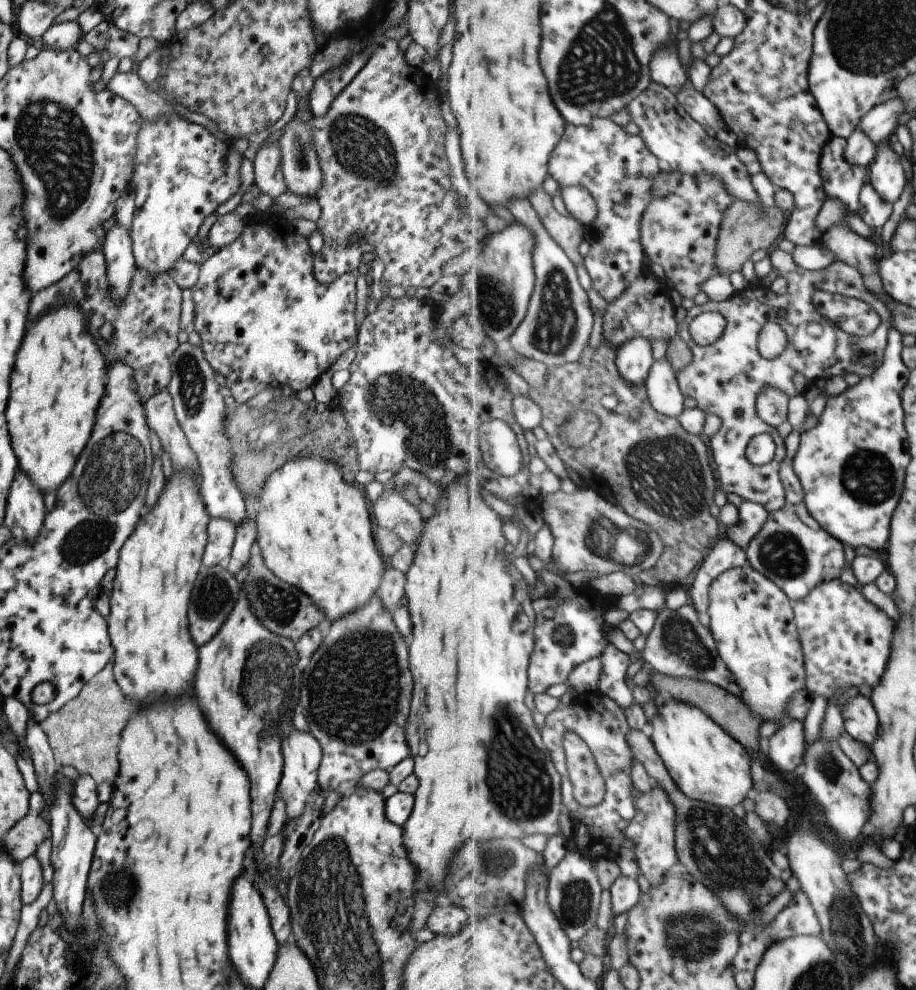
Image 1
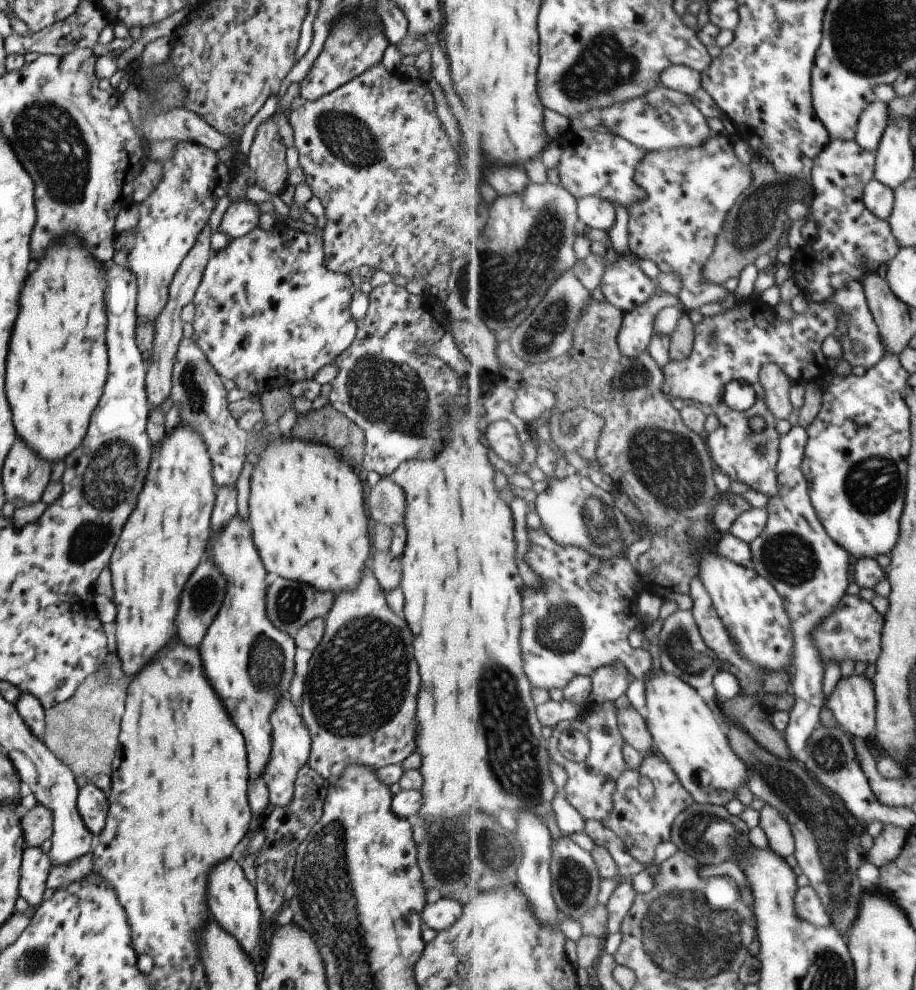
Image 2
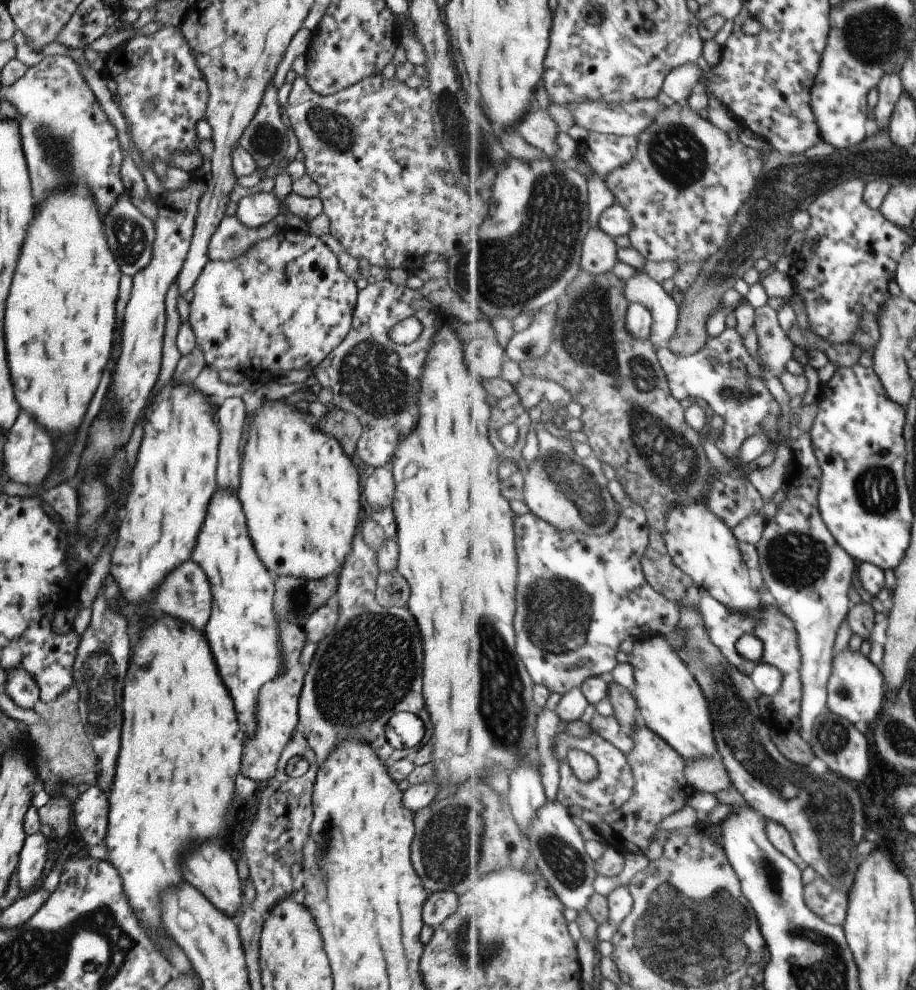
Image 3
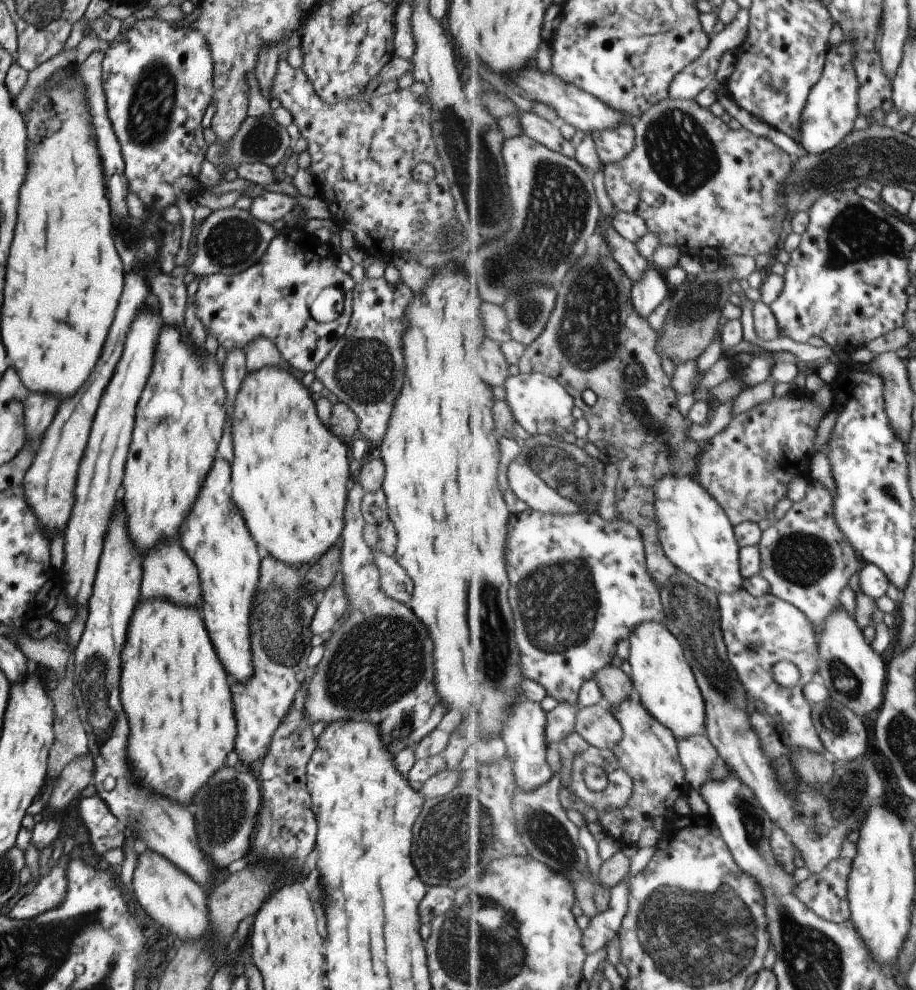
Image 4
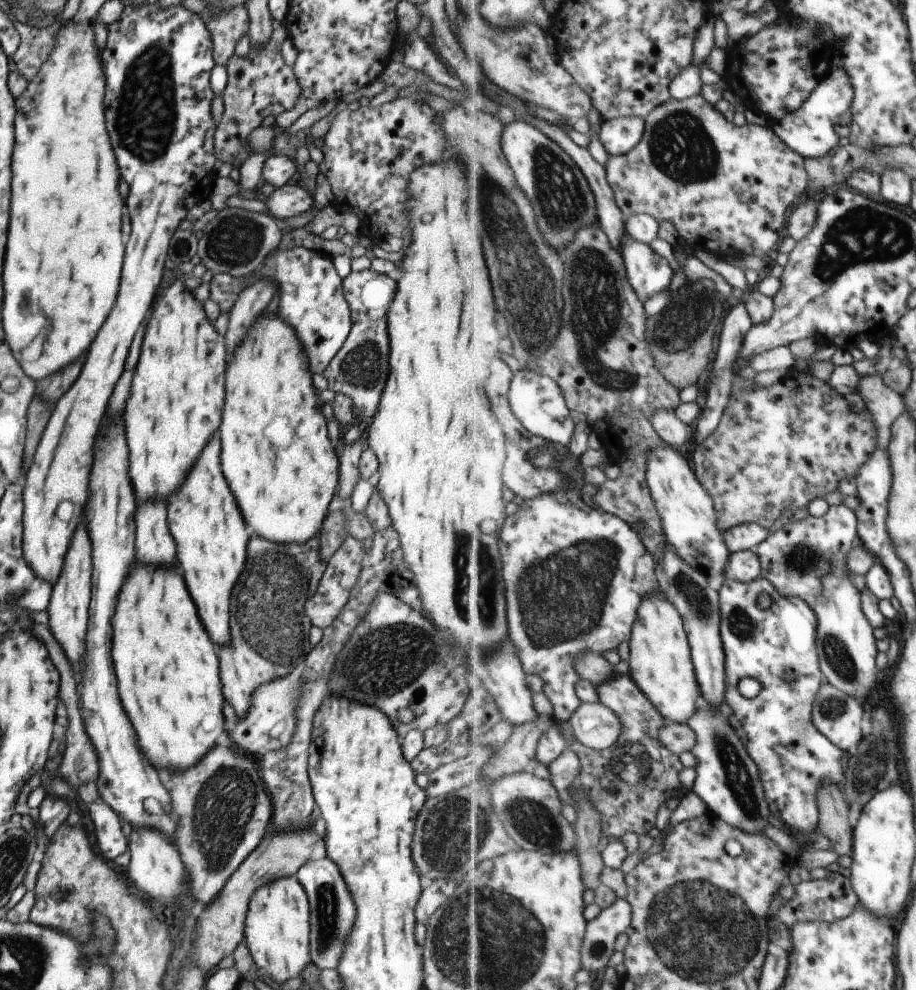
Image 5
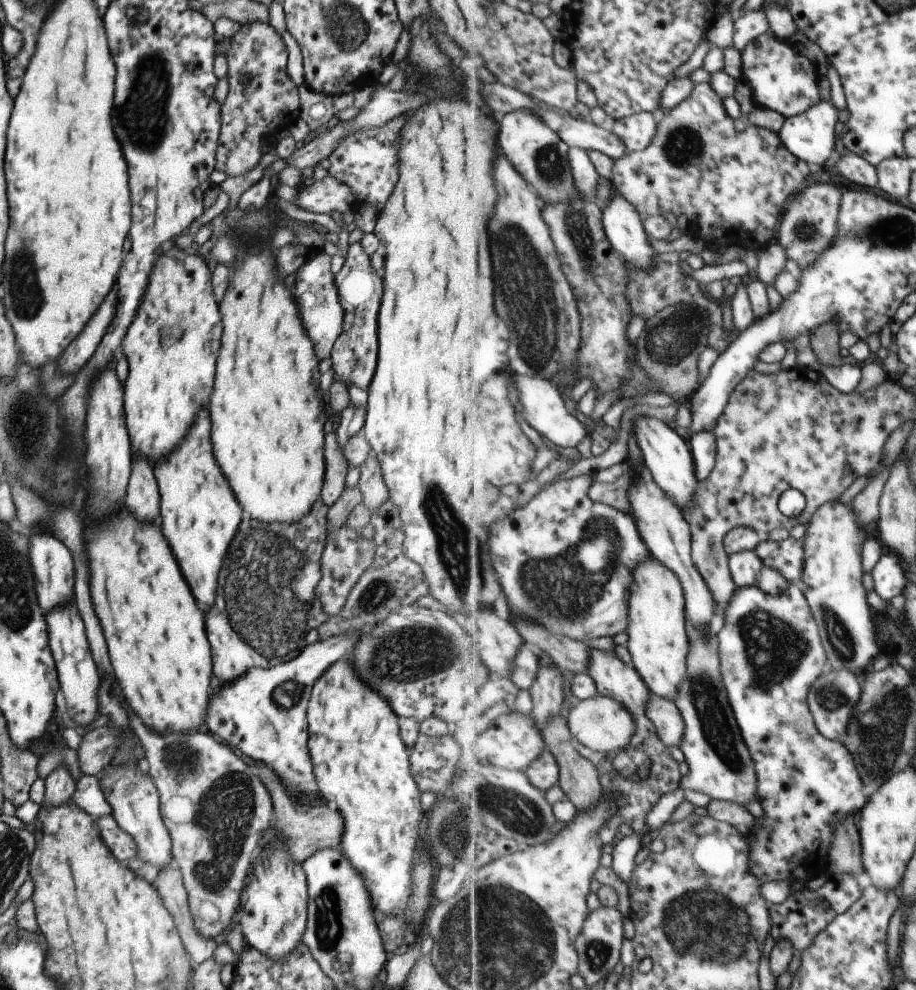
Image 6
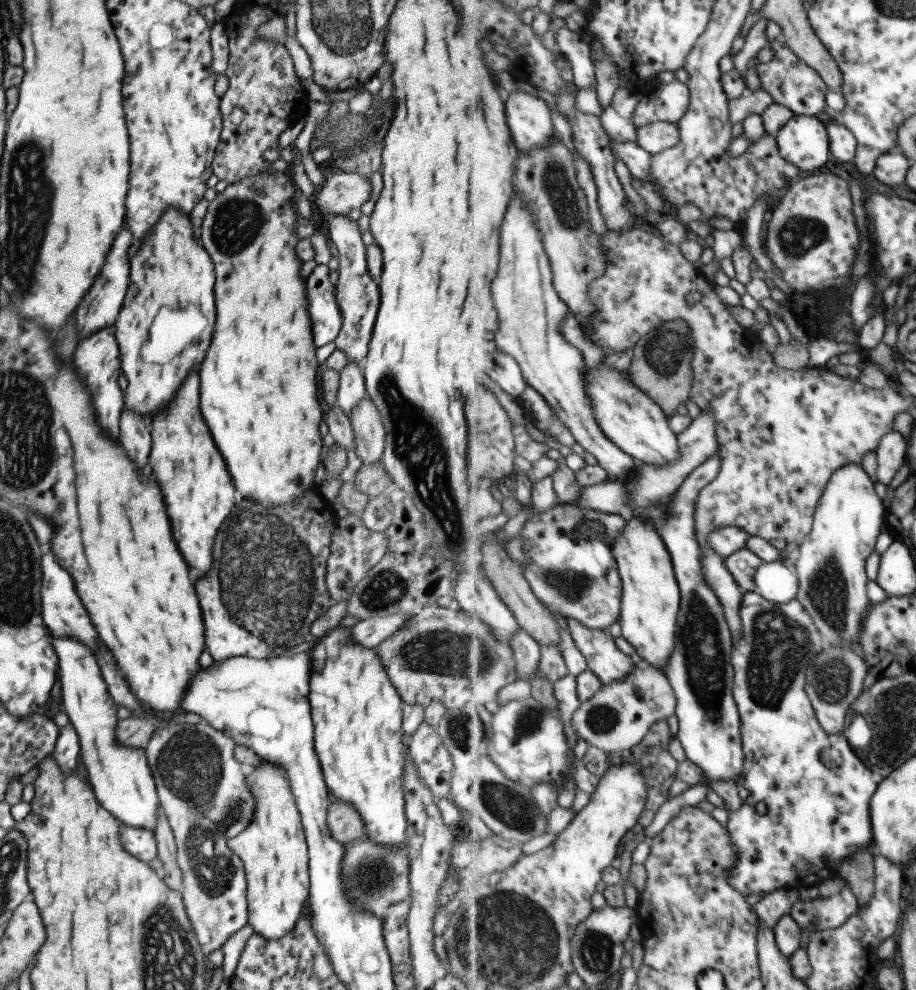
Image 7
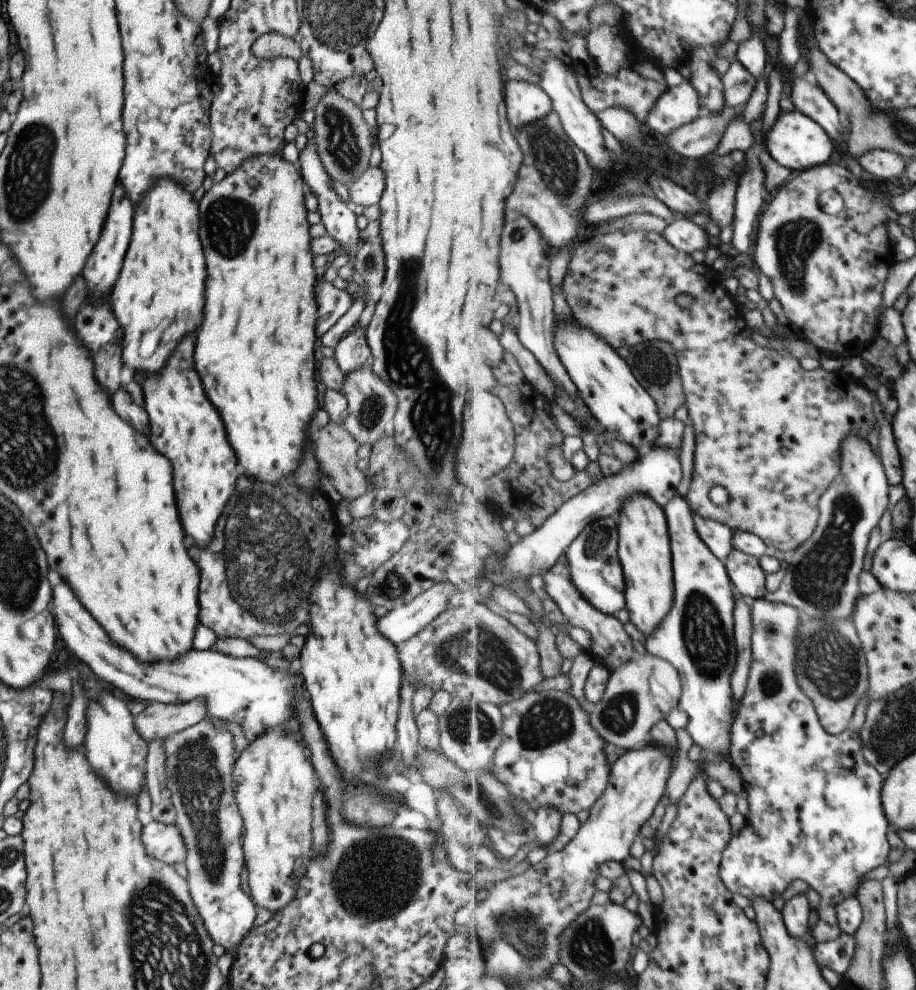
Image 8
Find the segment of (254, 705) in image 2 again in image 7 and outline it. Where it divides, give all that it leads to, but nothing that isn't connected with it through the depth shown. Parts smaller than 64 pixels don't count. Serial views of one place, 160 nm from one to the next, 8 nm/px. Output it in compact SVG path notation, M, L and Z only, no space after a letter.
M189 374L189 378L181 382L181 390L177 390L177 398L173 398L169 410L163 410L151 418L149 466L165 500L173 540L177 542L185 562L199 578L211 566L213 536L235 504L235 488L199 414L197 386L197 374Z

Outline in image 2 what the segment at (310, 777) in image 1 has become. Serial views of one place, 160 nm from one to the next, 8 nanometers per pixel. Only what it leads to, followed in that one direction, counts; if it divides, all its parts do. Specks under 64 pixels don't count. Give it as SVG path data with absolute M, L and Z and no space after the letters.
M289 696L279 697L276 700L268 721L271 727L270 753L260 777L267 787L270 806L284 807L292 799L293 783L297 770L306 764L310 751L310 738L300 717L299 709L293 705Z

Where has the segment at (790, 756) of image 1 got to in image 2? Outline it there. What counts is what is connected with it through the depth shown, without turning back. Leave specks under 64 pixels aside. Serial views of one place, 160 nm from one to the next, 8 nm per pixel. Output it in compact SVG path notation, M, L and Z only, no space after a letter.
M801 425L792 427L787 434L782 435L780 442L780 459L778 460L776 471L779 483L779 494L768 501L768 523L765 530L750 542L753 553L755 570L781 593L785 599L785 608L792 620L792 631L795 635L795 666L793 666L793 682L791 694L796 703L789 712L789 724L784 731L786 741L791 749L792 756L805 762L808 758L807 744L813 731L821 724L821 710L826 706L828 698L824 693L824 676L826 664L821 651L814 643L814 632L822 624L834 615L847 595L849 586L849 568L851 568L850 552L845 550L829 534L824 523L821 522L820 515L817 514L816 507L811 497L811 486L805 476L802 464L806 455L806 446L809 442L808 429Z

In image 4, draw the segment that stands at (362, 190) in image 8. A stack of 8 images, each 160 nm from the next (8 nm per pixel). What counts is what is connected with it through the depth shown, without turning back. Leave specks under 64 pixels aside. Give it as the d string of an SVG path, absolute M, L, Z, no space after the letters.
M263 190L261 194L252 198L247 210L254 219L271 224L275 220L284 220L288 217L297 204L298 202L291 195Z

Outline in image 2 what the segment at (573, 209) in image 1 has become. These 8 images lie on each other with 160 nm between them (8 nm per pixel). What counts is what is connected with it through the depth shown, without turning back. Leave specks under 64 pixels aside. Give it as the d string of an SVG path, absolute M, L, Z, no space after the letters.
M589 195L578 200L581 222L591 229L611 230L617 220L617 210L610 200Z

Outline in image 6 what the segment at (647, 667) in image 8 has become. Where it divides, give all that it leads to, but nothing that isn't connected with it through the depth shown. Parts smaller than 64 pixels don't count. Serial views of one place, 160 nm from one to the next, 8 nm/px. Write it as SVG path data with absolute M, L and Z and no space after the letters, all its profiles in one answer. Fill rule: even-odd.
M652 693L647 704L648 717L655 723L662 741L679 748L684 740L686 724L676 701ZM598 694L590 699L576 701L567 719L572 735L584 746L599 752L621 751L636 733L633 713L611 696Z

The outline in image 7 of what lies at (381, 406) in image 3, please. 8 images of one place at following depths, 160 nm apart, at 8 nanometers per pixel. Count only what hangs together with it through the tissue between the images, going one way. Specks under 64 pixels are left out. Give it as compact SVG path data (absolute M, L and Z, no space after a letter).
M333 215L329 223L321 223L327 240L335 244L338 252L338 281L334 287L337 306L341 315L341 326L333 342L339 350L343 351L346 360L361 365L368 349L368 342L372 333L373 323L379 306L379 291L376 282L369 276L364 245L361 234L355 221L349 220L345 215Z

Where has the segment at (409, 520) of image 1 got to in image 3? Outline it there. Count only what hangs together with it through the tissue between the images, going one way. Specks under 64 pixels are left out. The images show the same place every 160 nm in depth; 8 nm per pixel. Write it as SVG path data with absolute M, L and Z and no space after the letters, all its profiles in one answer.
M375 467L372 474L365 478L362 490L370 511L387 506L393 496L393 478L389 468Z

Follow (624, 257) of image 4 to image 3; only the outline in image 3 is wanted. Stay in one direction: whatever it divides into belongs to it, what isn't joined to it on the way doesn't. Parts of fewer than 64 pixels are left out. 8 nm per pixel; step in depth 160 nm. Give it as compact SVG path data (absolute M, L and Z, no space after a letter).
M636 270L636 273L630 279L626 279L625 283L630 302L643 303L653 313L651 342L657 350L669 346L678 327L679 303L675 302L663 285L655 282L647 272Z

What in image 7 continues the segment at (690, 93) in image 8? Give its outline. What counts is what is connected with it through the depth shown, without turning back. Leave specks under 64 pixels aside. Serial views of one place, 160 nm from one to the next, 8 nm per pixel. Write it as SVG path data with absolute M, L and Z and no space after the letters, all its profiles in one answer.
M679 79L671 84L662 83L656 91L644 96L637 107L635 122L639 127L656 121L678 123L687 114L691 101L687 83Z

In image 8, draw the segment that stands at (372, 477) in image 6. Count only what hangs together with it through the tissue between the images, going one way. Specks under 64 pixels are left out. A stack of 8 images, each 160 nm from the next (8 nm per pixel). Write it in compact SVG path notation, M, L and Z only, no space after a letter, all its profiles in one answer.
M371 358L346 374L342 382L342 394L346 398L347 414L341 425L357 444L373 444L381 436L392 434L396 398L392 390L373 372Z

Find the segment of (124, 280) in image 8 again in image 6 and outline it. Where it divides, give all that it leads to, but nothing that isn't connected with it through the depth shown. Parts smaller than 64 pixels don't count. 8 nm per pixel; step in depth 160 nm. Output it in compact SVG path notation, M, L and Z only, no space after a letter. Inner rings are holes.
M174 243L166 245L163 254L155 259L140 304L121 342L128 366L123 382L123 410L131 450L157 460L179 444L199 404L207 400L211 392L221 318L205 261L194 250L180 249ZM174 324L181 330L181 337L161 350L161 330Z

